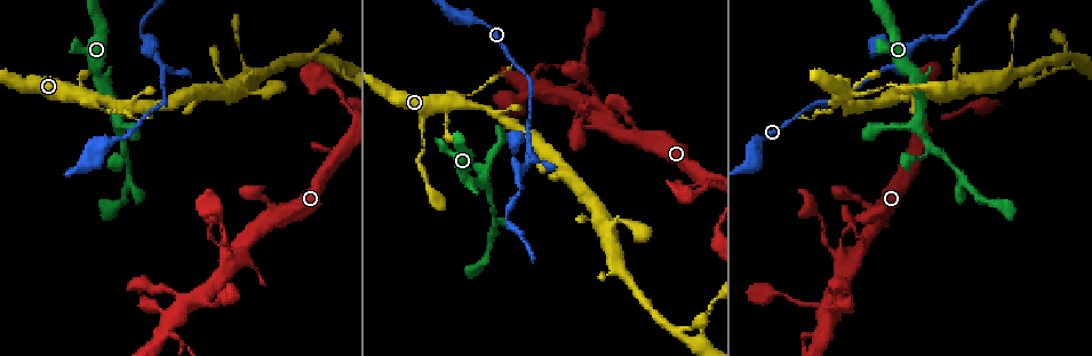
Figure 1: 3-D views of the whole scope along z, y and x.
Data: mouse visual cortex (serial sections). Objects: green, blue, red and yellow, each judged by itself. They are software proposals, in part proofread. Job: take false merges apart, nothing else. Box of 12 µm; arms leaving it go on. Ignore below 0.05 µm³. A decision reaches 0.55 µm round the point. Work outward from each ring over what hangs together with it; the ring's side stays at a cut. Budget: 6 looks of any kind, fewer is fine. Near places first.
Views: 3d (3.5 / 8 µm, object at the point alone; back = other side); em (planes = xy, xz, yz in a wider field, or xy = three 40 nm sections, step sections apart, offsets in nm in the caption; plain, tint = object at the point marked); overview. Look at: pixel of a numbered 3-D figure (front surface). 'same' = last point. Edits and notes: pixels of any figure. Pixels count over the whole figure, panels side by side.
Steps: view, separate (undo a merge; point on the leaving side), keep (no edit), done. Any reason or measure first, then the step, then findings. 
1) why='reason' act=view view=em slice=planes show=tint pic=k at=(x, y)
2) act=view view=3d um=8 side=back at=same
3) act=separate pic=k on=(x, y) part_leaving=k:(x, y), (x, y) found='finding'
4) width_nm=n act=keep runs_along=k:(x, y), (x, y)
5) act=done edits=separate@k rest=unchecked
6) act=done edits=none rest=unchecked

why='sudden change in width' act=view view=3d um=8 side=back pic=1 at=(91, 99)

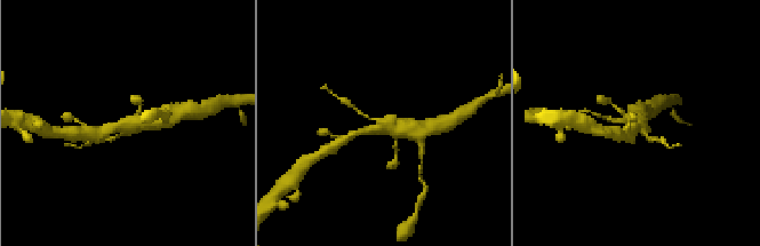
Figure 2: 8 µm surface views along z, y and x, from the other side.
act=view view=em slice=xy step=5 show=tint pic=2 at=(129, 125)

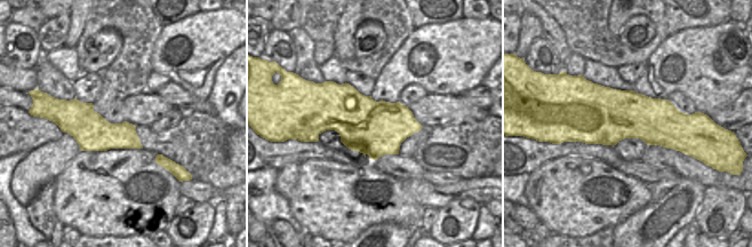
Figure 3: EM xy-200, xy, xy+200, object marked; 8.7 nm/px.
act=keep runs_along=2:(161, 119), (118, 125), (98, 133) found='continuous, no second cell'

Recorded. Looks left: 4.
why='sharp bend' act=view view=3d um=8 pic=1 at=(917, 156)

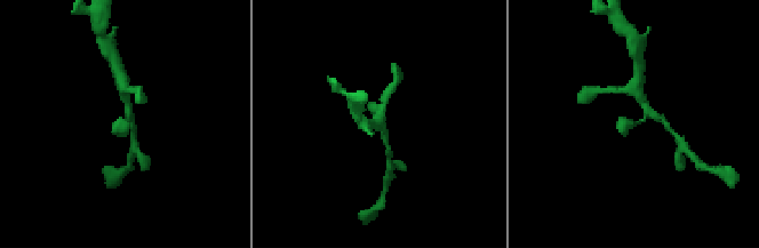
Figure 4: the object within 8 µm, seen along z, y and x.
why='now the EM' act=view view=em slice=xy step=3 show=tint pic=4 at=(633, 121)

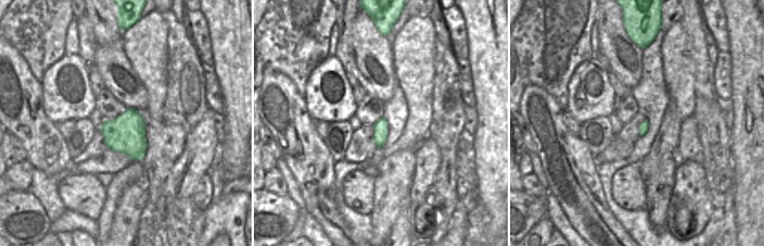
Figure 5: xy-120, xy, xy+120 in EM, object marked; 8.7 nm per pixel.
act=keep runs_along=4:(640, 101), (646, 114), (623, 135) found='continuous, no second cell'

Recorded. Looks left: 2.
why='three arms meet' act=view view=3d um=8 side=back pic=1 at=(518, 169)

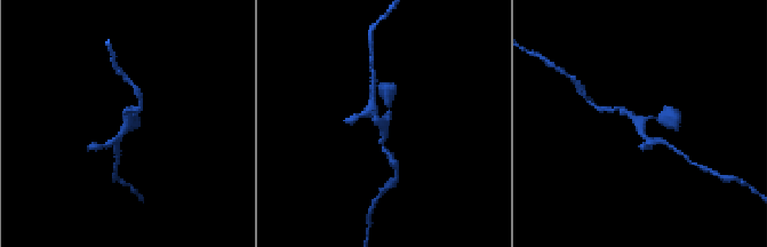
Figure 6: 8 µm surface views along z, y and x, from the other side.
arms=3 arm_widths_nm=150,150,200 act=view view=em slice=xy step=2 show=tint pic=6 at=(128, 123)

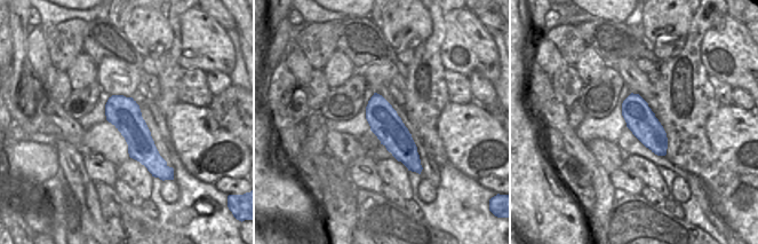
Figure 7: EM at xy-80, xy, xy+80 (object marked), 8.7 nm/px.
act=keep runs_along=7:(114, 97), (157, 174) found='all the same cell'

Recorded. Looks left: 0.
act=done edits=none rest=unchecked

